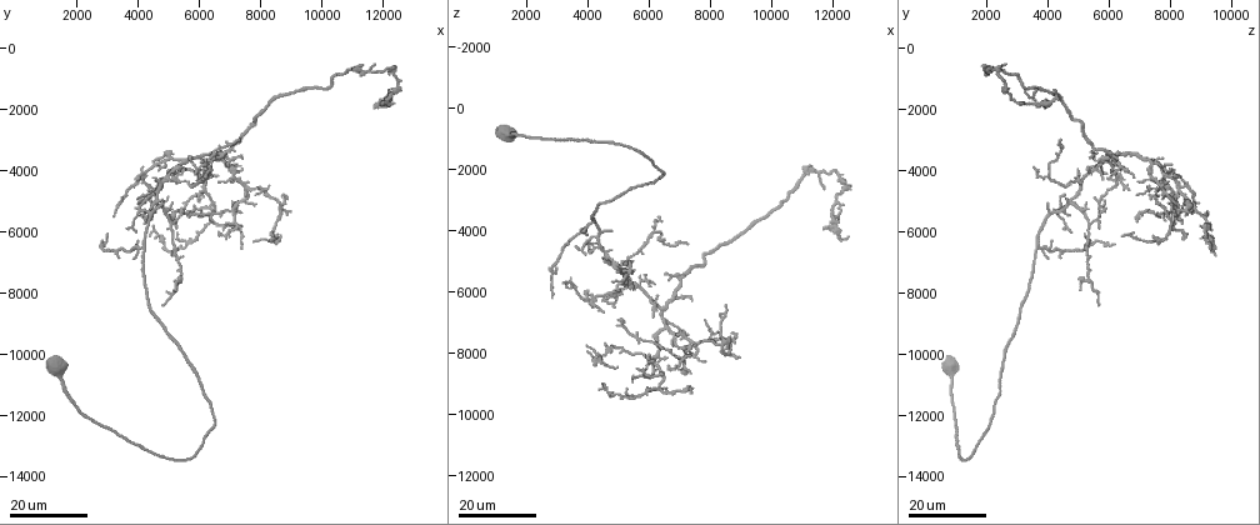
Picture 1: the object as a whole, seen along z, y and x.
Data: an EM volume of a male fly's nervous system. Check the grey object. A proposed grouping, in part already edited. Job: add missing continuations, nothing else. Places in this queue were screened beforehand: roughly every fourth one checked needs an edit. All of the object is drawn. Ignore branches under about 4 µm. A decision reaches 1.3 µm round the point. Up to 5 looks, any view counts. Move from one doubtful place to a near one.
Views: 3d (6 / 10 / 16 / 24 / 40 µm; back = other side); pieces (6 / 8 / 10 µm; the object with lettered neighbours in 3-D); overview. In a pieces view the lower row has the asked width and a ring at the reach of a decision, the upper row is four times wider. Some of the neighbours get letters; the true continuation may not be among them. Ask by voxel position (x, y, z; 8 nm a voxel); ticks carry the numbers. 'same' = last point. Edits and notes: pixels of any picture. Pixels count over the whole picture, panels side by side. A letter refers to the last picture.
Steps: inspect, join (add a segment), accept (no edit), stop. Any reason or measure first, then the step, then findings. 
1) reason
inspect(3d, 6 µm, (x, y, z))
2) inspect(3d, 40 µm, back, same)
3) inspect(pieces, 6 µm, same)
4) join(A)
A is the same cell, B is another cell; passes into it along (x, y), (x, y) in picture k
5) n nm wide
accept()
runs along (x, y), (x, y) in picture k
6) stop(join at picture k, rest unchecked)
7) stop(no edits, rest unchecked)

free end
inspect(3d, 24 µm, (11800, 400, 2700))

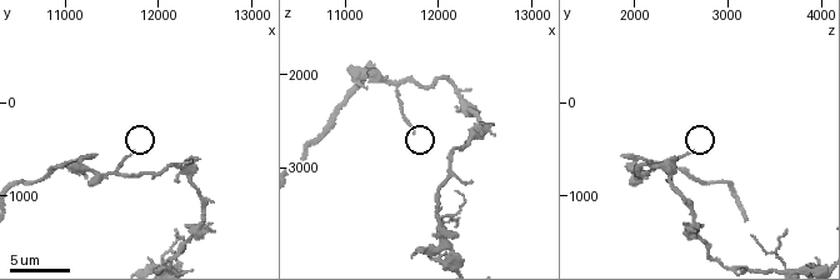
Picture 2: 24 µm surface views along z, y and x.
inspect(pieces, 10 µm, (11750, 500, 2600))

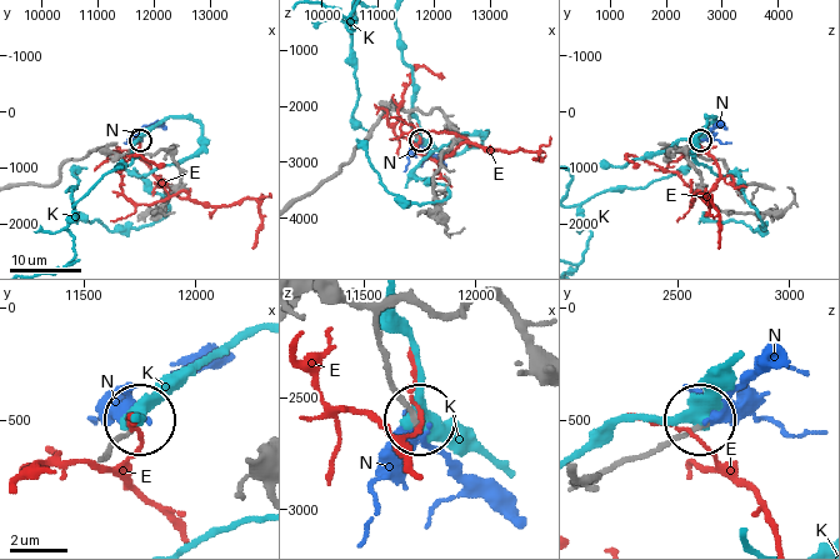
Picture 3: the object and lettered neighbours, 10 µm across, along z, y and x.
join(N)
N is the same cell, E and K are other cells; passes into it along (634, 459), (708, 425), (745, 380), (774, 365) in picture 3; it goes on there

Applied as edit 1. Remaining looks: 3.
tapers out
inspect(3d, 24 µm, (5400, 5200, 5900))

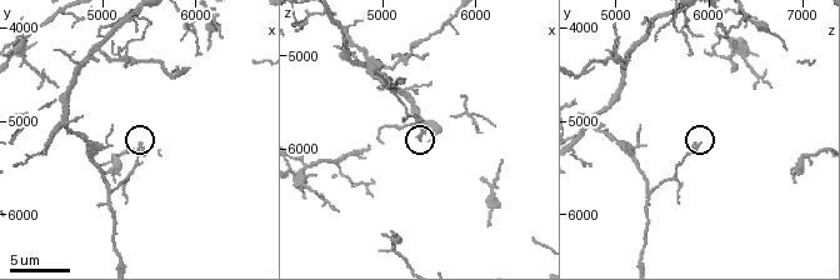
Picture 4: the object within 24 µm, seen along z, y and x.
inspect(pieces, 6 µm, (5400, 5250, 5850))

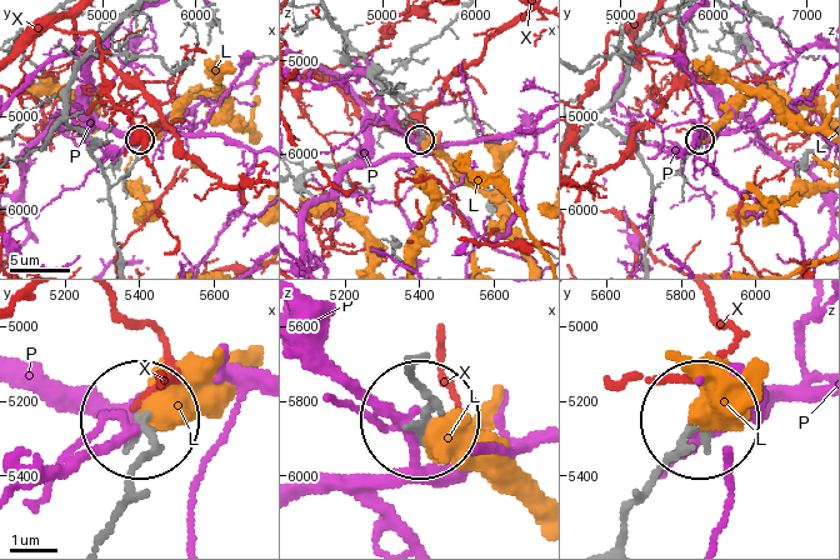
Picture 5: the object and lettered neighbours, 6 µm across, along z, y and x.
170 nm wide
accept()
L, P and X are other cells; runs along (124, 491), (148, 444), (144, 424) in picture 5; none of them fits

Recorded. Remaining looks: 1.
an open end
inspect(pieces, 8 µm, (11250, 550, 1850))

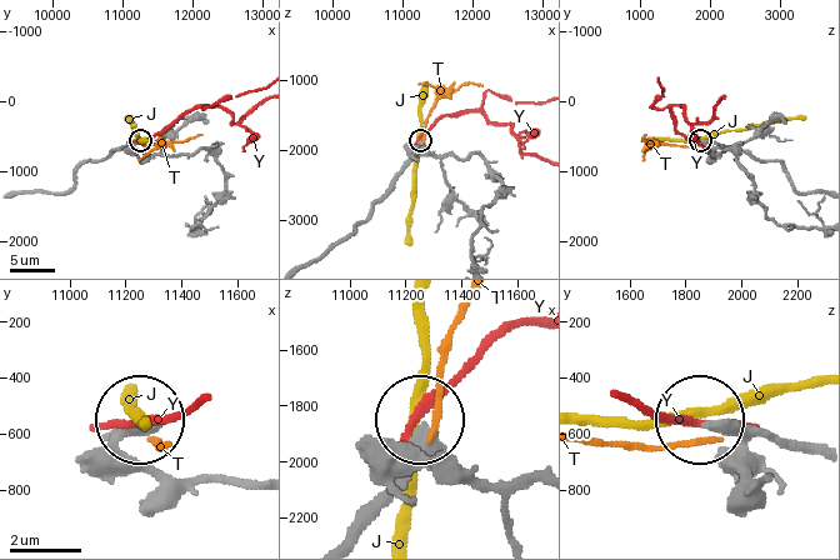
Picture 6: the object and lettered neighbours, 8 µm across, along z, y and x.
accept()
J, T and Y are other cells; runs along (806, 446), (710, 421) in picture 6; no lettered segment goes on from it

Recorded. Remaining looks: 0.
stop(join at picture 3, rest unchecked)

